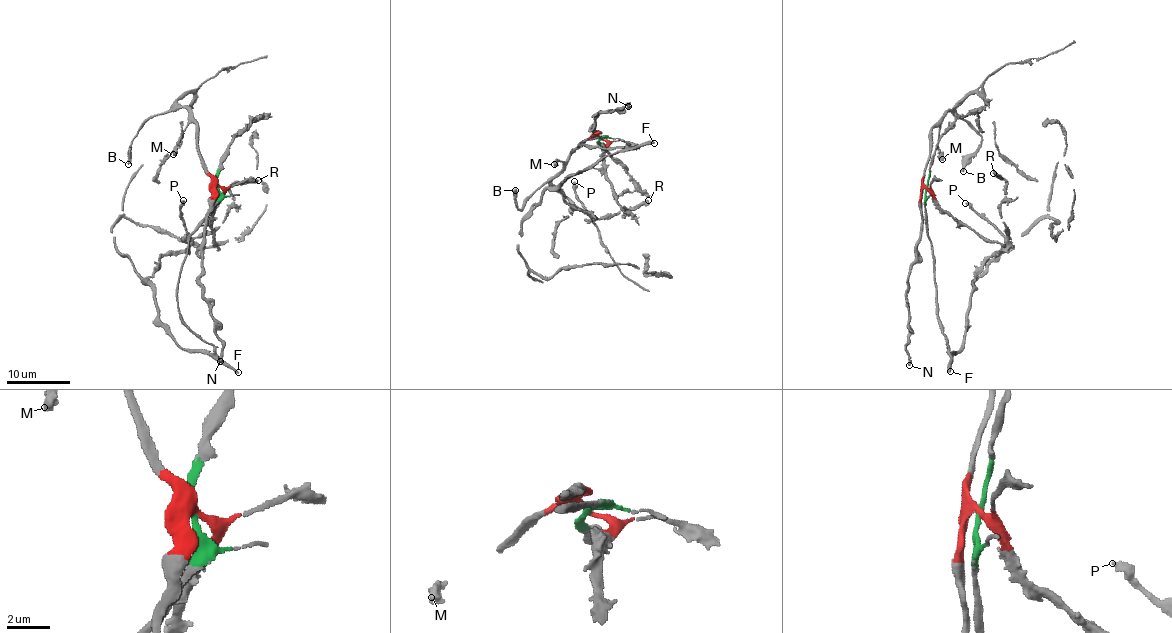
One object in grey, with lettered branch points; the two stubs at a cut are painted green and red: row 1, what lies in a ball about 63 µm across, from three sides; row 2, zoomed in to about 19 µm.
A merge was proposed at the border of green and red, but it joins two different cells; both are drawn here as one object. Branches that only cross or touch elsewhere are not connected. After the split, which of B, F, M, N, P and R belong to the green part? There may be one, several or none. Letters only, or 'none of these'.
F, P, R

